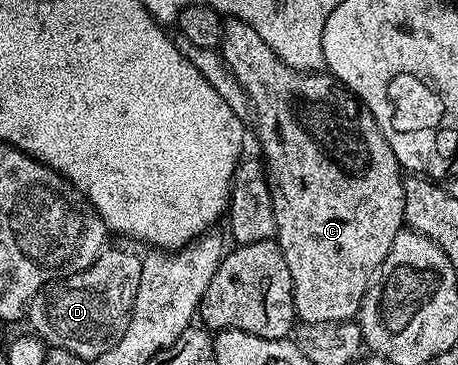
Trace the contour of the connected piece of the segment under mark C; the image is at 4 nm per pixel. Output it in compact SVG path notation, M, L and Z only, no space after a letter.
M223 19L223 36L221 37L221 54L223 62L231 71L231 76L241 85L247 95L250 110L255 111L255 131L259 134L259 147L263 150L262 162L267 173L267 188L271 190L271 204L275 218L275 239L281 253L285 257L285 265L289 265L289 277L293 281L293 301L295 314L303 323L345 323L354 320L359 314L359 306L363 303L363 295L371 286L380 265L385 261L389 249L393 245L393 237L404 230L403 210L405 209L405 193L403 192L404 172L401 170L393 149L389 149L389 141L381 133L373 113L365 104L360 103L346 87L340 85L330 74L297 71L285 65L269 45L265 45L265 37L253 29L244 19Z

